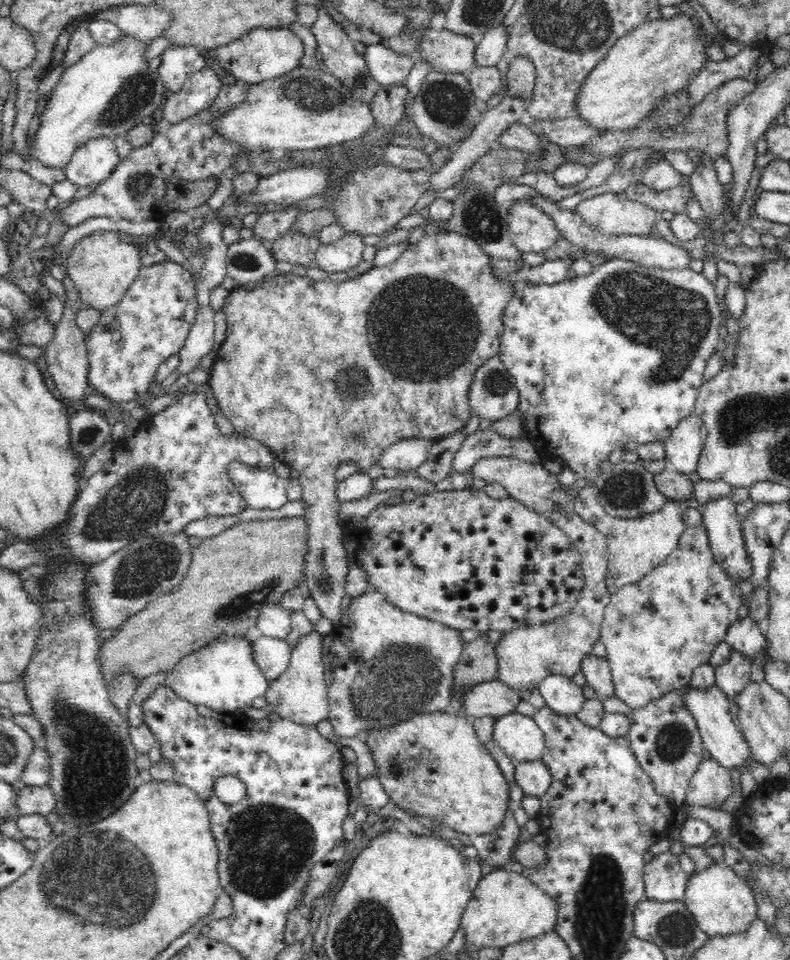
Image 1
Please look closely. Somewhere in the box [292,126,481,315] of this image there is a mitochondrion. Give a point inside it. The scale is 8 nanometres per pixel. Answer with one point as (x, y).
(368, 194)

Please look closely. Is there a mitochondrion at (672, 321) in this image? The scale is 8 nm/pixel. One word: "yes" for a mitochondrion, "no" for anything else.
yes

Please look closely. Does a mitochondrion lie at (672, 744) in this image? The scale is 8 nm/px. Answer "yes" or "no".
yes

